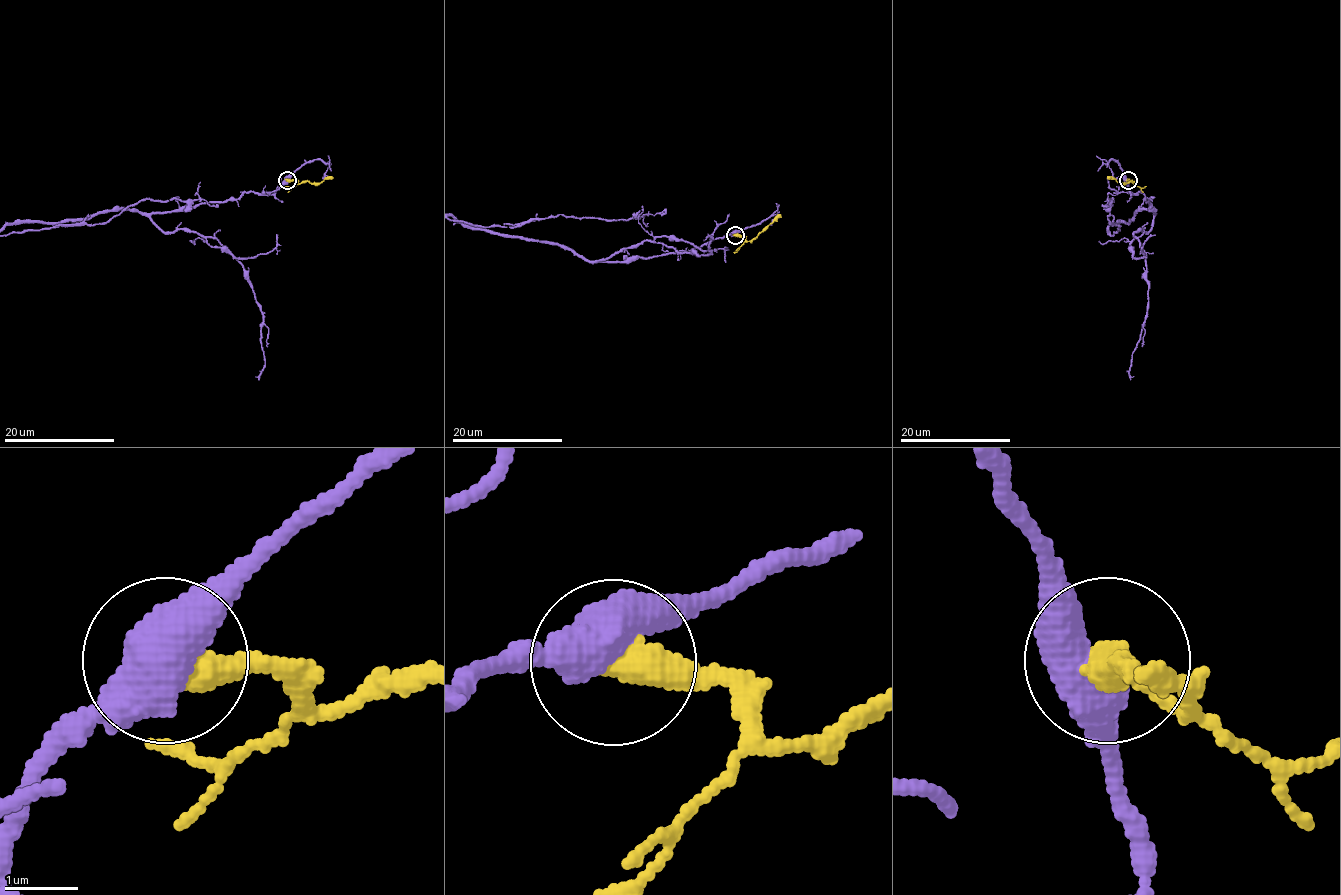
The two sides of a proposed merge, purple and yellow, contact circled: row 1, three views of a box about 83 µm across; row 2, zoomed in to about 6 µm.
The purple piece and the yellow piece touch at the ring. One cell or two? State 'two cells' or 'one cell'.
two cells

